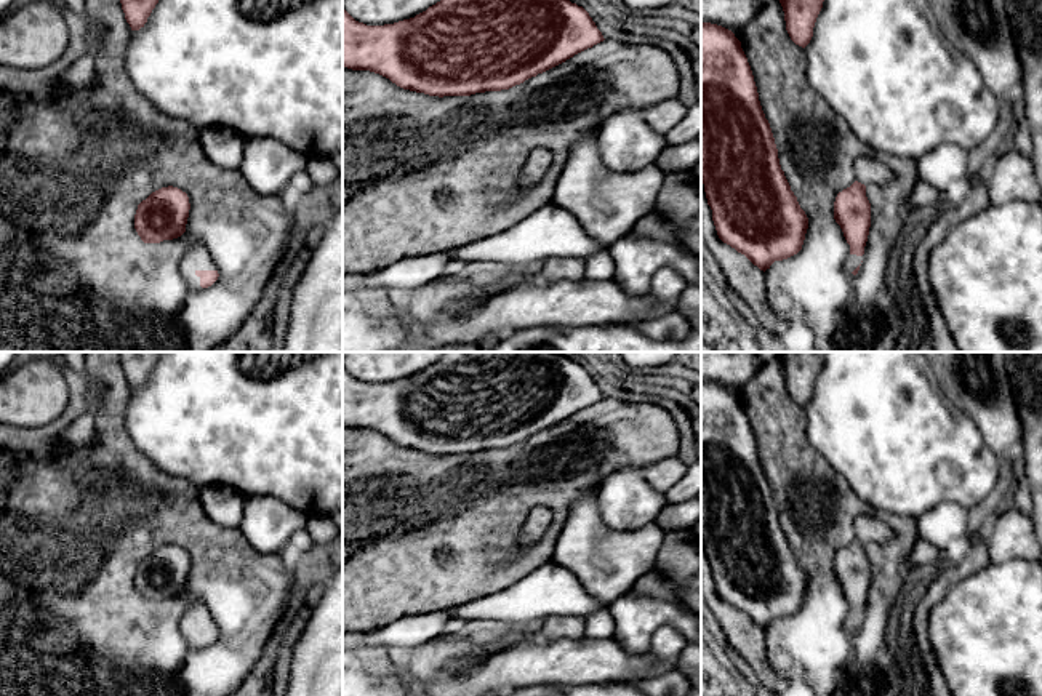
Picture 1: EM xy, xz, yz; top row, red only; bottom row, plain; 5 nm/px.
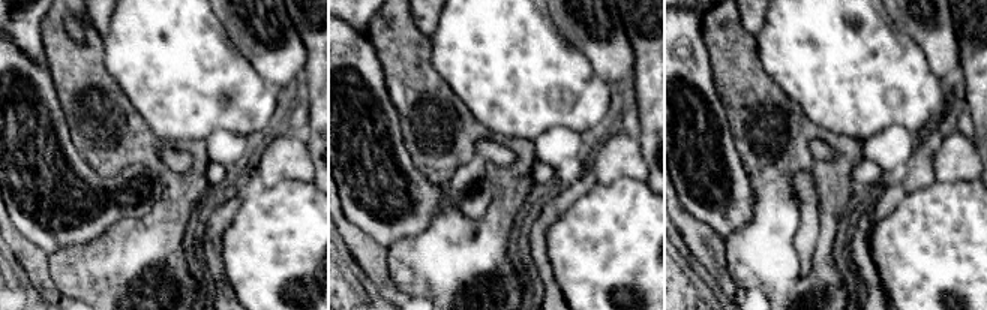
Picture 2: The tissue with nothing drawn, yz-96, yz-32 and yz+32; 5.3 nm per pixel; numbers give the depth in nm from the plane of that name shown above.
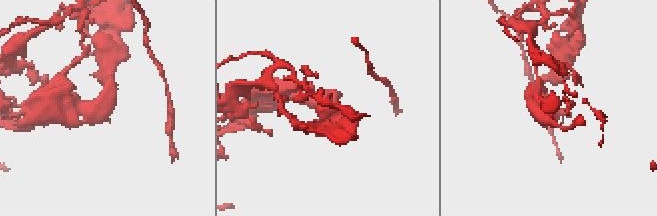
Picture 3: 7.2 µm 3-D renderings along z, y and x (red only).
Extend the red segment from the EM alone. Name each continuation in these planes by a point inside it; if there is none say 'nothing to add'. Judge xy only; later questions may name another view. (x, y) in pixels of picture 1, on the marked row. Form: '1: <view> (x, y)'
1: xy (197, 258)

